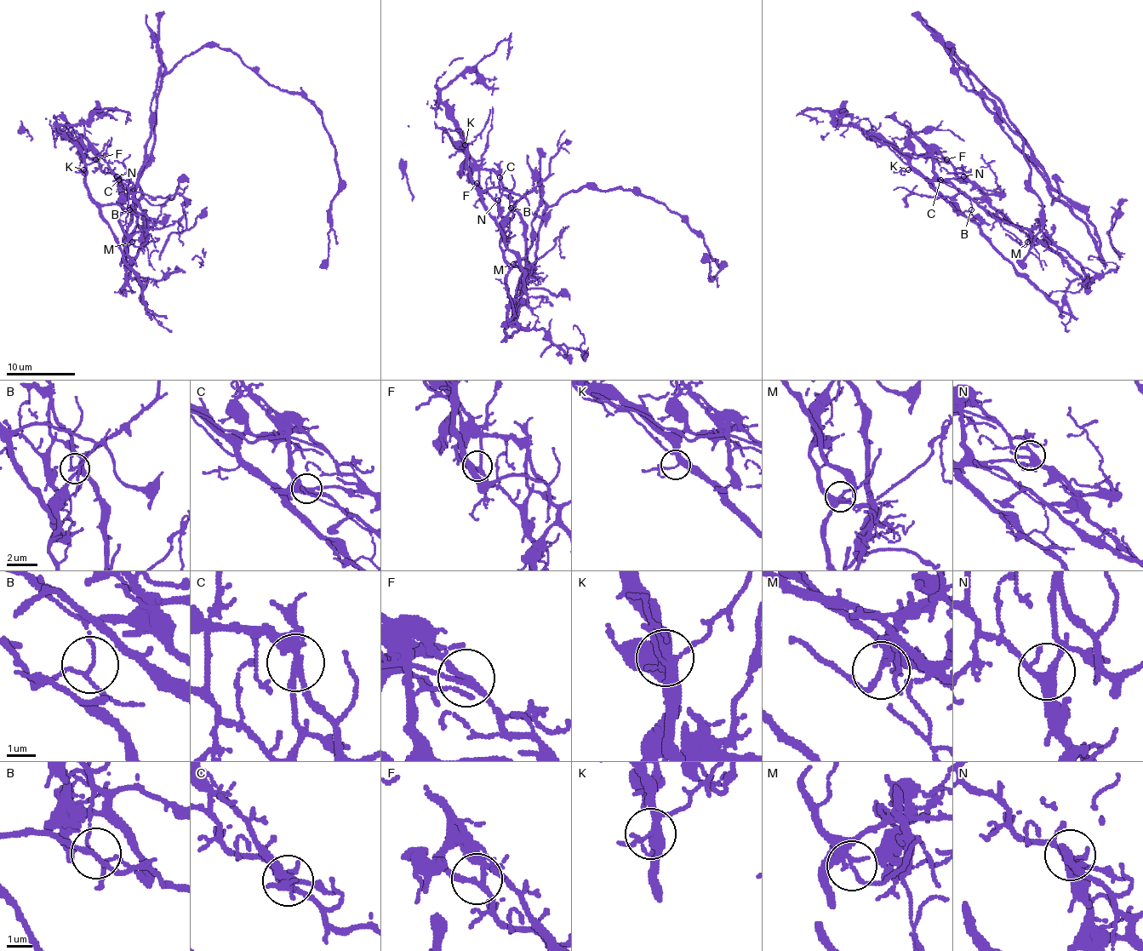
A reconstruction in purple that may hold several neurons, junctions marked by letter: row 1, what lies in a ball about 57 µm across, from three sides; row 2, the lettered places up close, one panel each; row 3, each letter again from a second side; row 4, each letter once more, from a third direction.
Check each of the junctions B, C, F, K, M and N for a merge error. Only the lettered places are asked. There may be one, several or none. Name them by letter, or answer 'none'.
B, C

